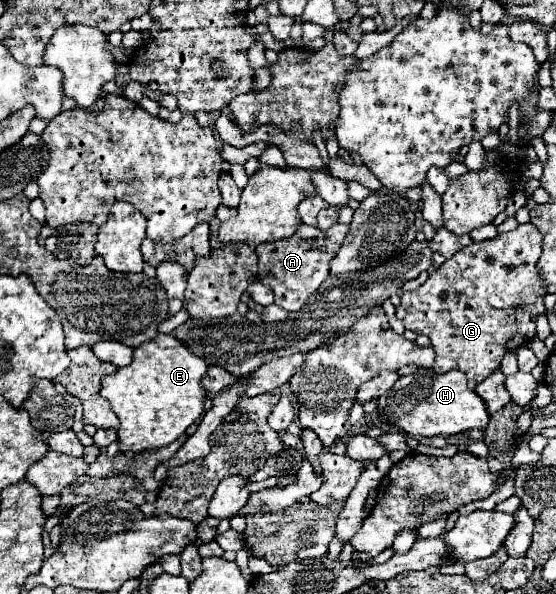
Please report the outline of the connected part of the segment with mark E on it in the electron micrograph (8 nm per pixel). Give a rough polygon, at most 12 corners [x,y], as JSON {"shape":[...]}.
{"shape":[[172,334],[134,348],[100,394],[122,452],[174,442],[208,366]]}

